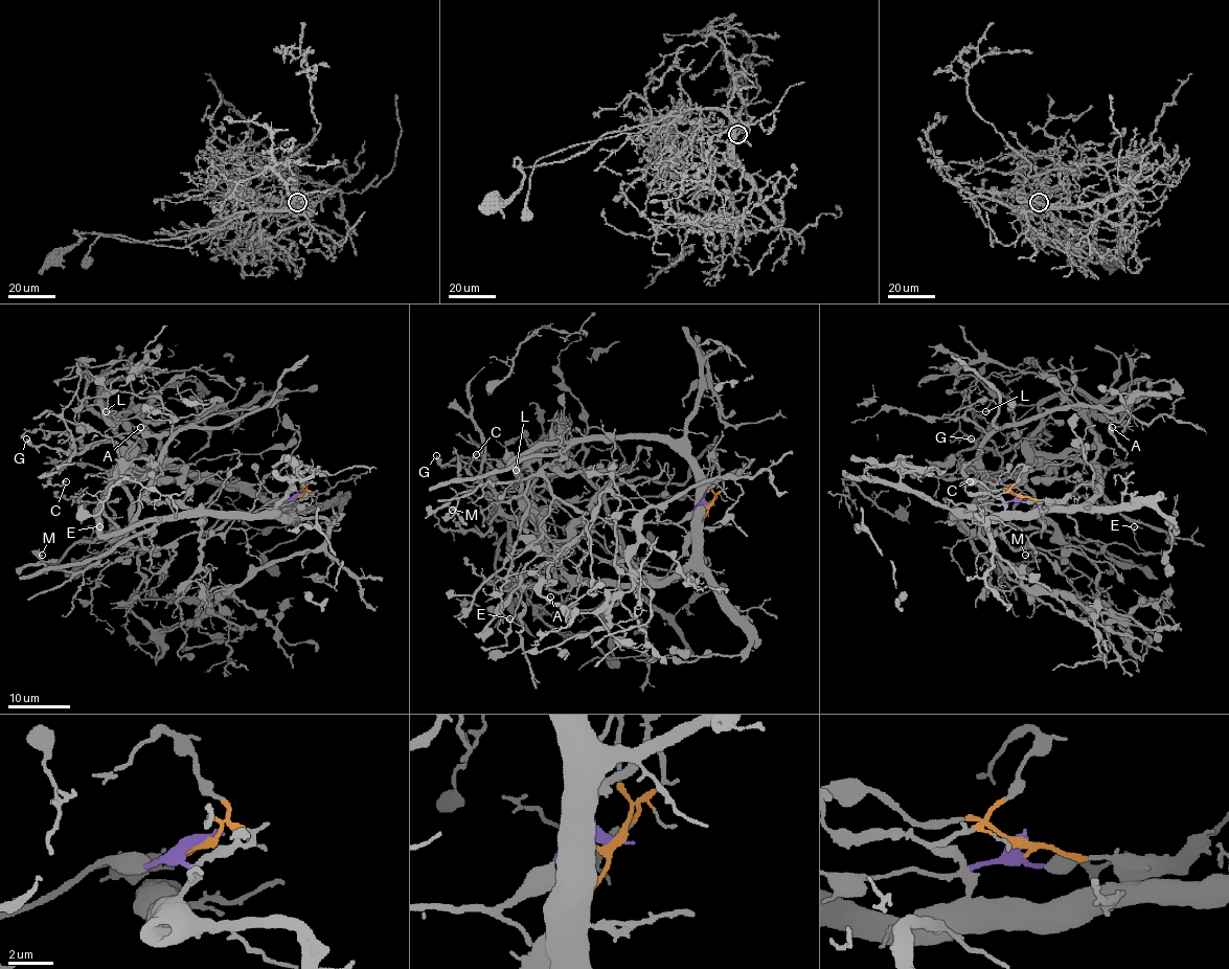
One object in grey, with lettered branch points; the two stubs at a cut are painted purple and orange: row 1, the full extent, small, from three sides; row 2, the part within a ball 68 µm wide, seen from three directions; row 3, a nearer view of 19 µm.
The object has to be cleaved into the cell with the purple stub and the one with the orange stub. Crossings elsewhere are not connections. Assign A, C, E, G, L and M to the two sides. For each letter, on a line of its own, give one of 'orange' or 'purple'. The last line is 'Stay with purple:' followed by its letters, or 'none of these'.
A: orange
C: orange
E: purple
G: orange
L: orange
M: purple
Stay with purple: E, M

